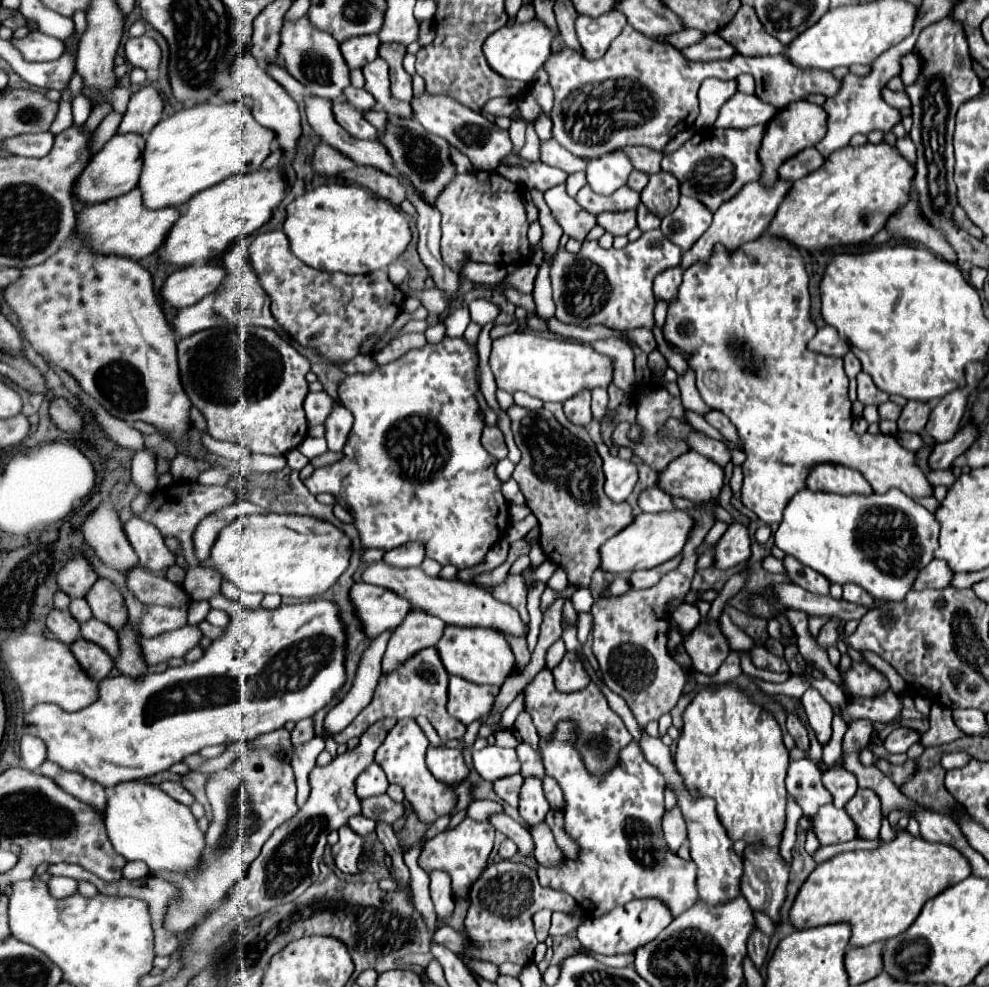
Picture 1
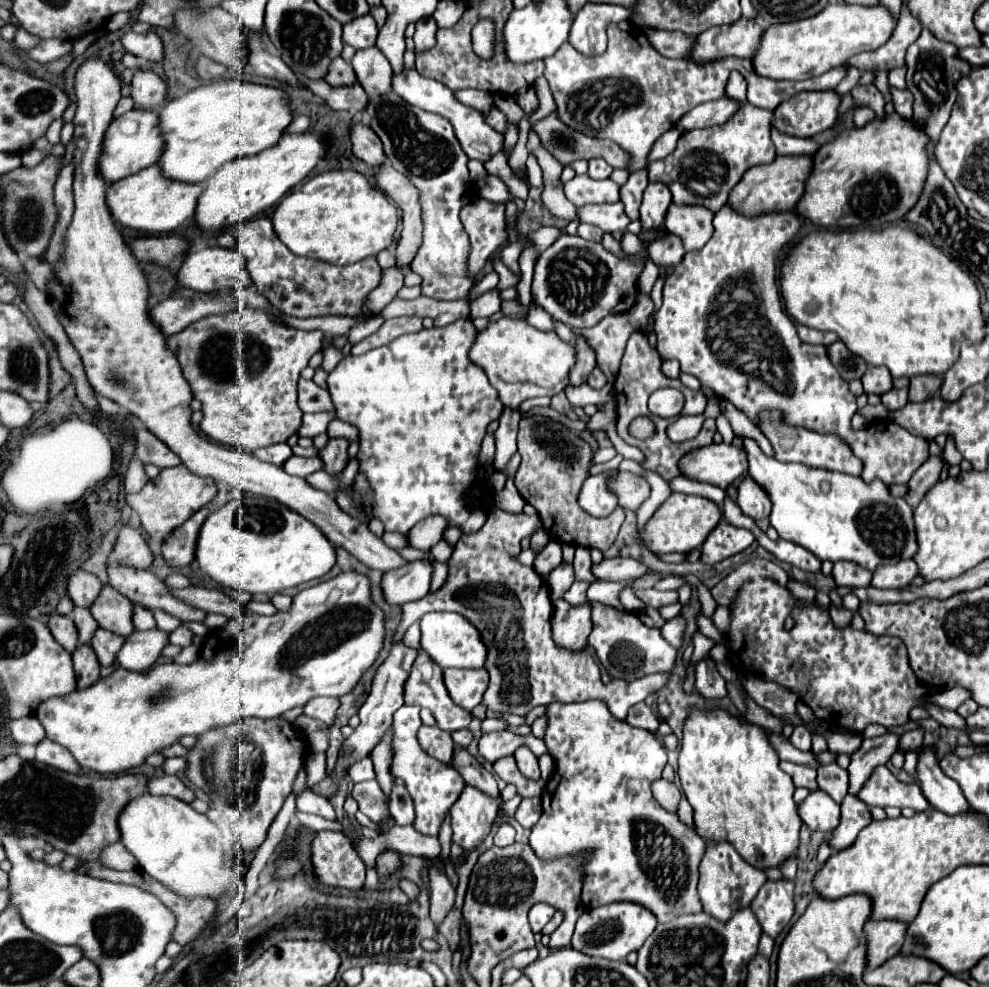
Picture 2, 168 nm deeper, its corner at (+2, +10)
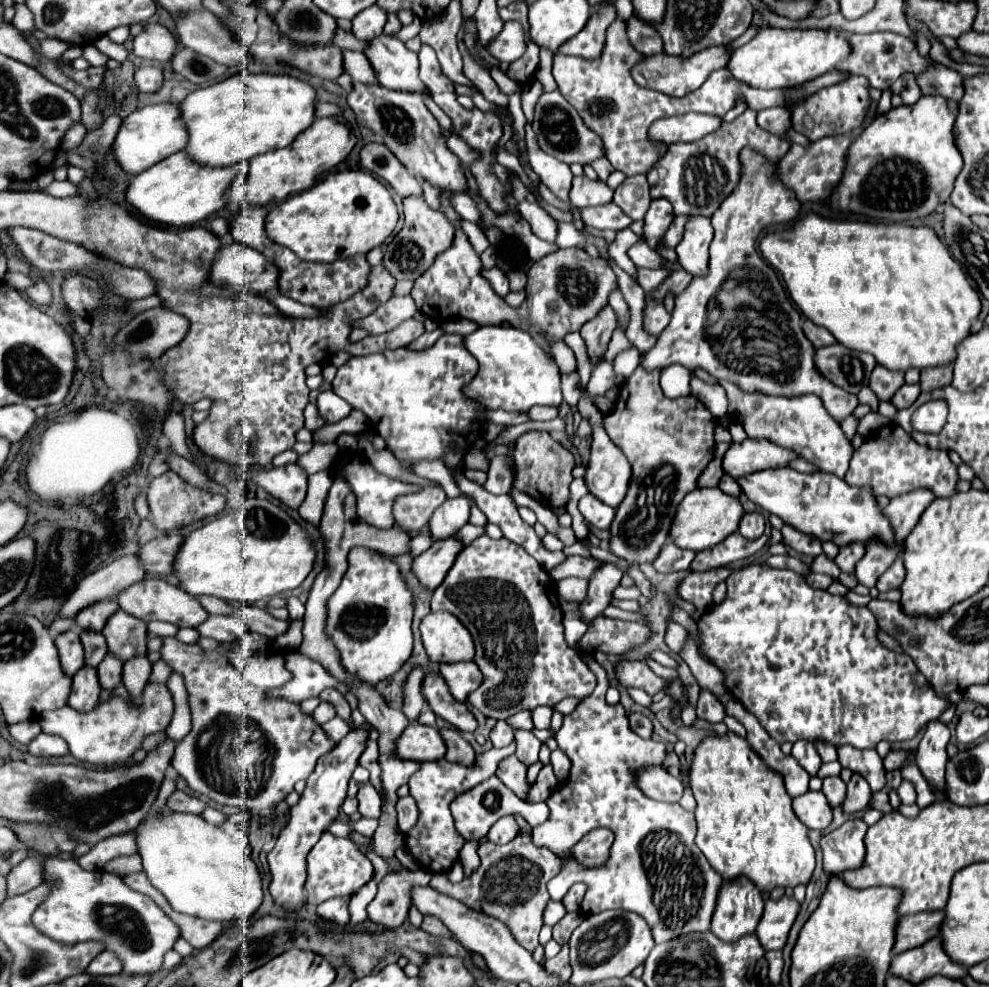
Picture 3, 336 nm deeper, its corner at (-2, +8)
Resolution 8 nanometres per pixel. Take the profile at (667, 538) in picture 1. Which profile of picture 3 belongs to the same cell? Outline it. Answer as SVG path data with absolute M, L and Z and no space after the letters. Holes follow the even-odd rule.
M695 488L677 506L677 512L673 516L673 524L669 530L669 538L677 548L683 548L683 550L699 552L705 548L713 548L723 538L737 532L743 512L745 510L741 508L739 500L727 496L719 488Z

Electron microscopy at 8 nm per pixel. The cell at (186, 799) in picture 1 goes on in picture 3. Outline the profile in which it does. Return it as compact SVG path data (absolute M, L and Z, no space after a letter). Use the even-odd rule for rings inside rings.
M175 790L167 798L167 808L173 812L191 812L191 814L201 814L205 810L205 802L199 800L197 796L191 796L183 790Z

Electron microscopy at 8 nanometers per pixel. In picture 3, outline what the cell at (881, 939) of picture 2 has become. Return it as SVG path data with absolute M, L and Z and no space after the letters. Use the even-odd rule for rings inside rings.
M943 910L935 912L921 912L921 914L909 914L901 916L895 928L895 946L893 946L893 956L917 948L925 944L927 940L935 938L939 934L939 926L943 920Z

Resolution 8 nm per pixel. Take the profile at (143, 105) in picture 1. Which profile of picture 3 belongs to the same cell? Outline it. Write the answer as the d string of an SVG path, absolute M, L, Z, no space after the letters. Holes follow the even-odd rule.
M153 64L141 66L141 68L135 72L135 84L137 84L139 92L145 92L145 94L155 94L155 92L159 92L161 86L163 86L161 66L153 66Z

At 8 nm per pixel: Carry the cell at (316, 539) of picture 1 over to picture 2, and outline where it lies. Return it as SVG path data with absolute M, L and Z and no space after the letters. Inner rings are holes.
M247 494L239 500L229 500L223 508L209 514L199 530L193 564L221 588L233 588L249 594L279 594L327 574L335 564L335 548L325 538L325 534L307 518L301 518L297 512L281 506L277 500Z

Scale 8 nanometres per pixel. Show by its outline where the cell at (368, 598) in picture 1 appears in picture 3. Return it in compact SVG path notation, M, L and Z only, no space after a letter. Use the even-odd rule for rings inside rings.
M453 538L435 540L435 544L431 544L429 550L425 550L413 560L411 572L425 590L435 590L443 582L449 568L453 566L457 552L461 548L463 546L457 544L457 540Z

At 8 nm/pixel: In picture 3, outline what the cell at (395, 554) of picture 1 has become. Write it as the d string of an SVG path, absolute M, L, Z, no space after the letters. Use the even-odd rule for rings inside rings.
M467 496L447 498L441 508L437 508L429 520L429 532L433 540L445 540L445 536L455 536L461 526L469 520L469 504Z

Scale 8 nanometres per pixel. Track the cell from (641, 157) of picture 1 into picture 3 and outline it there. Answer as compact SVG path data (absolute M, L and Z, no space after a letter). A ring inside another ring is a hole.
M559 90L547 92L539 98L539 102L535 106L533 132L537 134L539 148L565 164L577 162L577 164L585 166L585 164L591 164L593 160L605 156L605 148L603 148L601 138L595 132L591 132L589 128L585 128L583 120L577 116L575 108L559 94Z

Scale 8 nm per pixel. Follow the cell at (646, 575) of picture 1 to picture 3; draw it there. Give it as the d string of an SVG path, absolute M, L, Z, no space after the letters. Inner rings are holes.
M569 556L561 566L557 566L555 570L551 570L549 574L553 576L553 580L561 580L567 576L577 576L577 578L591 578L599 568L601 568L603 560L595 558L595 556Z

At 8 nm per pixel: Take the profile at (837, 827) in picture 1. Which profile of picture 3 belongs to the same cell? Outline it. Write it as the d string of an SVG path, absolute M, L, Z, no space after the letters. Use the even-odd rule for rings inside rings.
M805 792L793 798L793 810L797 818L811 830L825 830L833 820L833 808L827 804L821 792Z

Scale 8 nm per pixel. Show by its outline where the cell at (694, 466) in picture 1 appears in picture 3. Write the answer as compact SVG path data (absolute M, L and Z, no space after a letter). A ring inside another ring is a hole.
M747 438L741 444L731 444L731 448L725 452L723 472L737 480L765 468L787 466L787 462L793 458L795 458L793 452L777 448L777 444L769 444L767 440Z

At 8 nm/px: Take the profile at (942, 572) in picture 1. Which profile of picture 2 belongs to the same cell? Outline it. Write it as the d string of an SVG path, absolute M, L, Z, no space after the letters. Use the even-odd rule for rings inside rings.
M901 560L897 564L877 566L871 586L875 588L905 588L917 576L917 564L913 560Z

